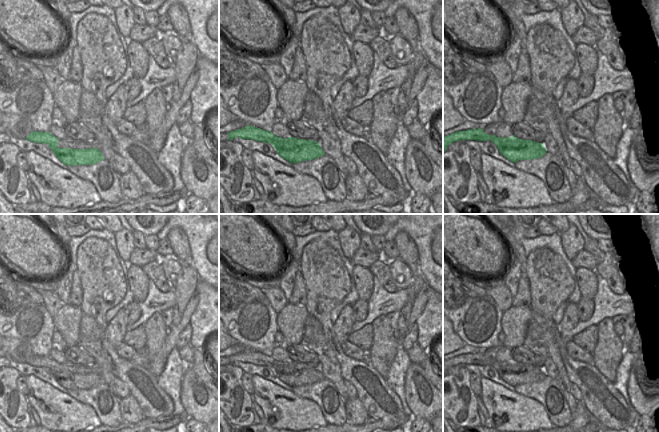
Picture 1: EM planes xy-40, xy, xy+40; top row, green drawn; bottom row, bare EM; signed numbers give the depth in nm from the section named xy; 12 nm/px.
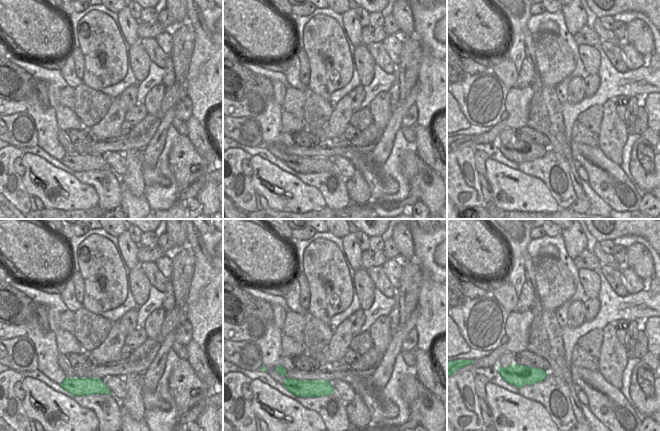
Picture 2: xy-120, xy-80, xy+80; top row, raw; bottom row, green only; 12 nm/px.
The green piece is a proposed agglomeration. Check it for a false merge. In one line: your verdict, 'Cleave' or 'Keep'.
Cleave.

